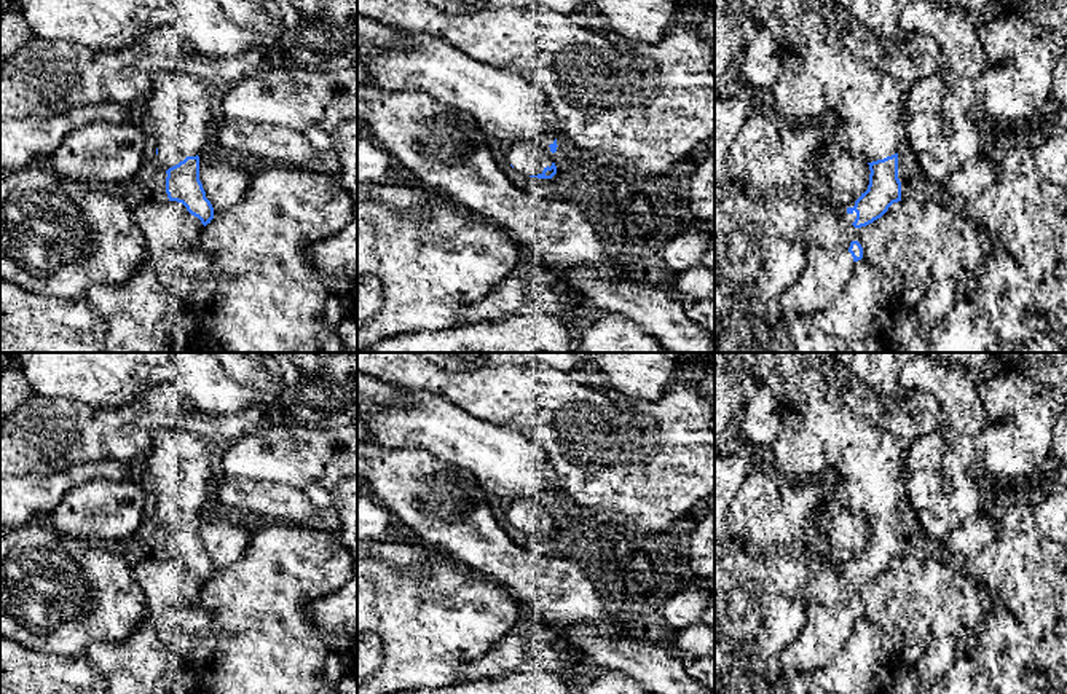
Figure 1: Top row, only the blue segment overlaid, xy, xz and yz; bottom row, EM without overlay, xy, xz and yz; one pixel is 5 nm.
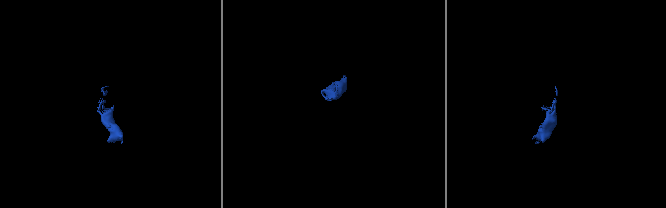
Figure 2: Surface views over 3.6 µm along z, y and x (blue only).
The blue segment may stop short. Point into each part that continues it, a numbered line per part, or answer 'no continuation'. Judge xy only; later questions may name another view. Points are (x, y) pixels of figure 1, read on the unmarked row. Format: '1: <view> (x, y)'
1: xy (181, 468)

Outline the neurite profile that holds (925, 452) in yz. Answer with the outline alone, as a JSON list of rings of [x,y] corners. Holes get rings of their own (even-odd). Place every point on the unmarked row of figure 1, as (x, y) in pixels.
[[[936,429],[915,437],[904,453],[904,464],[909,472],[936,471],[943,466],[946,440]]]

